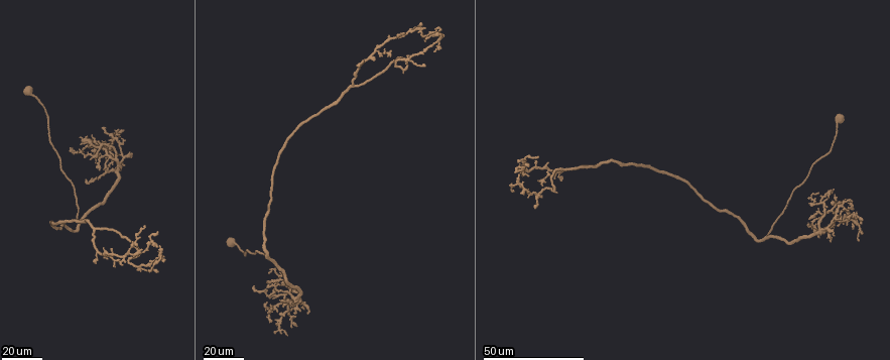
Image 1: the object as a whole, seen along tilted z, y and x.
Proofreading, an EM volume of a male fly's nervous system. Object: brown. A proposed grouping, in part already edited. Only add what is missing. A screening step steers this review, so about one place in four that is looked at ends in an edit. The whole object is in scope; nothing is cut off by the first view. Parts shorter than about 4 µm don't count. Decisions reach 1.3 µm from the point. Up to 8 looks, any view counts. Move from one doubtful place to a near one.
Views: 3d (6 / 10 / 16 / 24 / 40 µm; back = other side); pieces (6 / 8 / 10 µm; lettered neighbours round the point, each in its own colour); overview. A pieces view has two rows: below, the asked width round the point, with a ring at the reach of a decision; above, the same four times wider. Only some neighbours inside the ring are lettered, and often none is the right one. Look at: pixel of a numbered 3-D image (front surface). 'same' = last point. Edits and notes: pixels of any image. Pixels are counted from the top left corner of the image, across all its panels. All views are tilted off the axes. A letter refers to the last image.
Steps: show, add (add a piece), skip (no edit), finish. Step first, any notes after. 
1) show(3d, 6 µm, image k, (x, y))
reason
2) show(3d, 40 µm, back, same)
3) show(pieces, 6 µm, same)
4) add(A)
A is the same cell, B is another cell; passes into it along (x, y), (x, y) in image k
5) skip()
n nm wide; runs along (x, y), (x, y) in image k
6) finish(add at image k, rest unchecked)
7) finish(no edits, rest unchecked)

show(3d, 24 µm, image 1, (558, 192))
free end

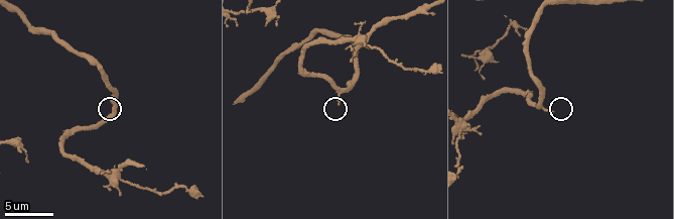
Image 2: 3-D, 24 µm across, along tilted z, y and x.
show(pieces, 10 µm, image 2, (337, 102))

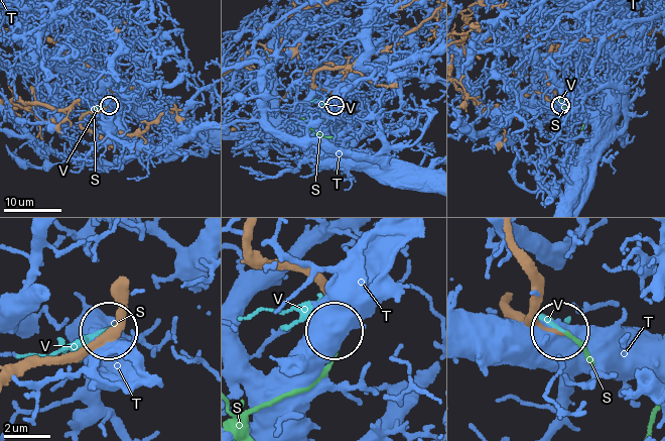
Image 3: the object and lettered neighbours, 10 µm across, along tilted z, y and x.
add(S)
S is the same cell, T and V are other cells; it goes on there

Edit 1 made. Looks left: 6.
show(overview)

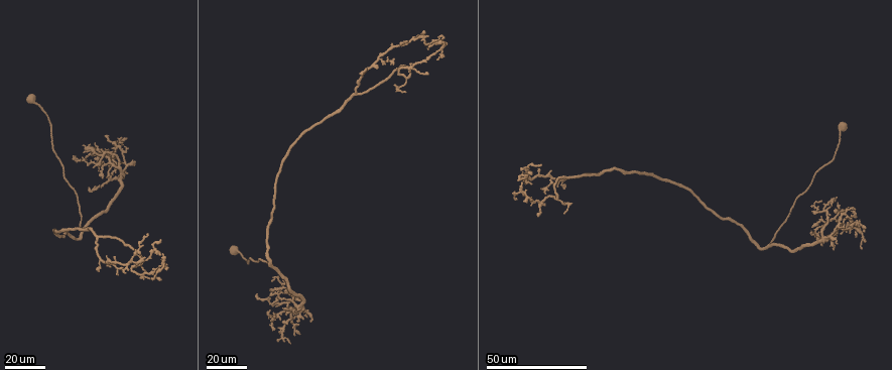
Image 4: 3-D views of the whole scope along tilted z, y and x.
show(3d, 40 µm, image 4, (406, 91))
free end

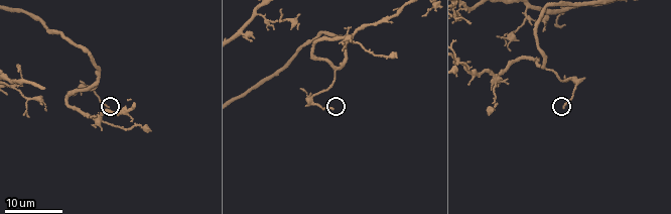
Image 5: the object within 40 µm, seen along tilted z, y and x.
show(pieces, 8 µm, image 5, (563, 107))

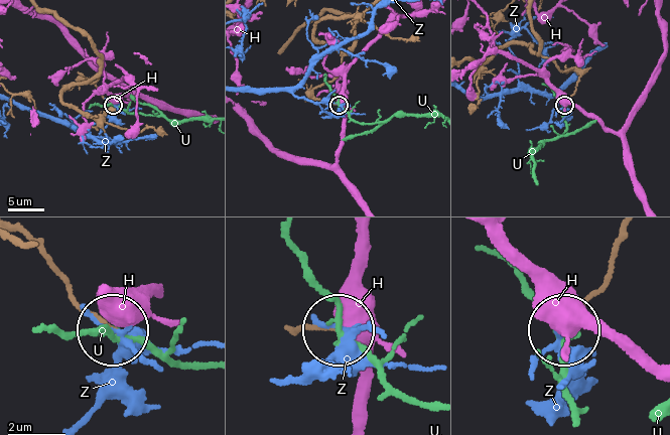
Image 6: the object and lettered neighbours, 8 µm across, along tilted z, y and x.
skip()
160 nm wide; H, U and Z are other cells; none of them fits

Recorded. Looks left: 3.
show(3d, 16 µm, image 5, (249, 40))
an open end

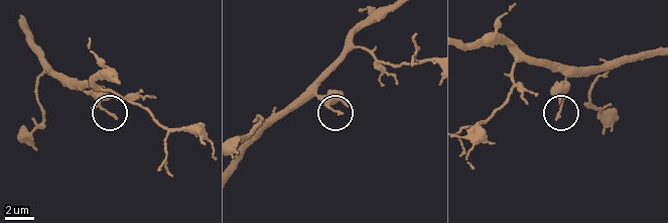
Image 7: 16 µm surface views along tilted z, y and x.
show(3d, 6 µm, image 7, (338, 113))

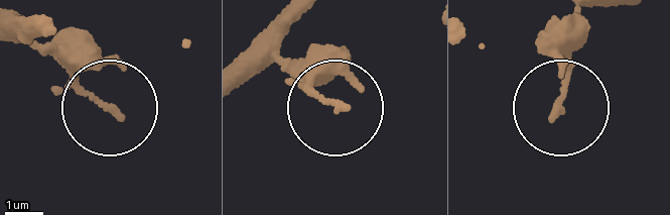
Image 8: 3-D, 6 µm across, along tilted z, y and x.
show(pieces, 8 µm, image 8, (115, 112))

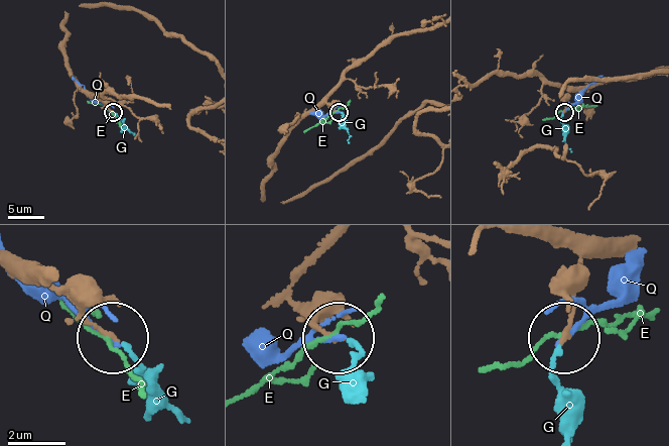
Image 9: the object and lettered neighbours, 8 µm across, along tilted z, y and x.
add(G)
G is the same cell, E and Q are other cells; it goes on there

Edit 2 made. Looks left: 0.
finish(add at image 3, add at image 9, rest unchecked)

